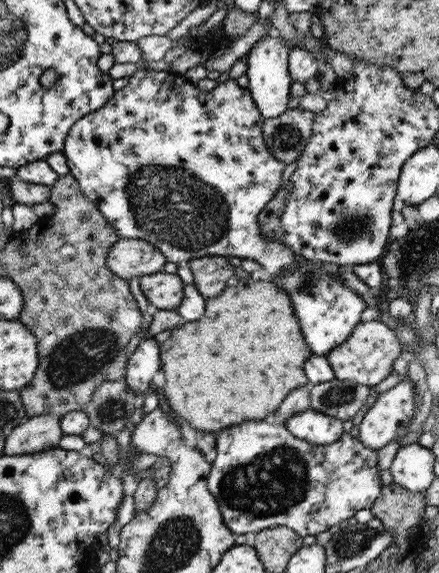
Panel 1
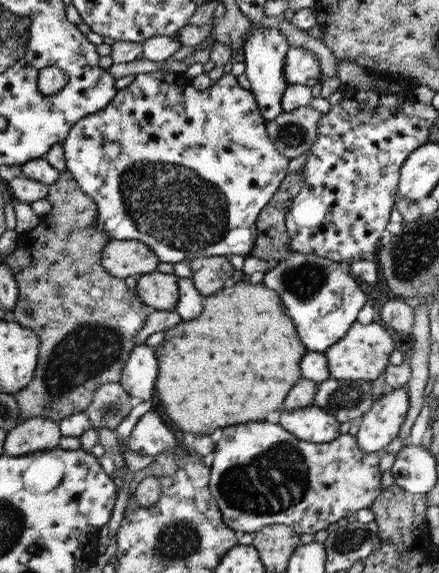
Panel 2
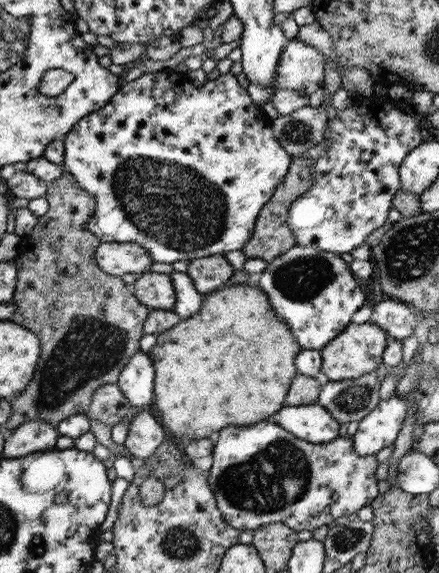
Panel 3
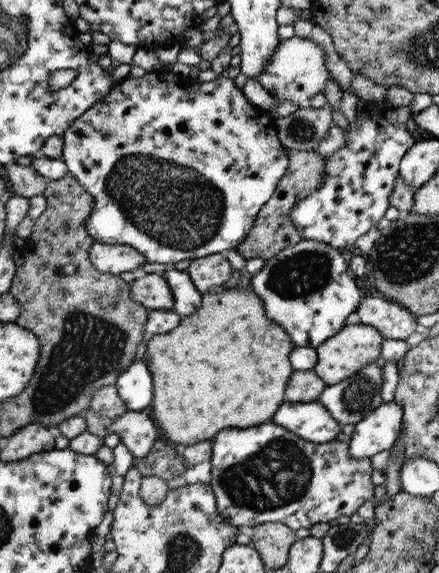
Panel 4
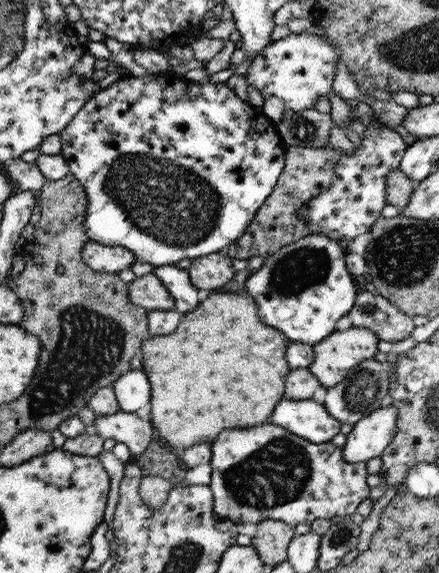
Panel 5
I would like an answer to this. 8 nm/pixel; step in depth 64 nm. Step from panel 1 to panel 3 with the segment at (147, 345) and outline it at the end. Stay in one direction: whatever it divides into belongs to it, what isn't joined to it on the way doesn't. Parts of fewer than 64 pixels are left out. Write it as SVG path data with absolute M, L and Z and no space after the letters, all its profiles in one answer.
M136 351L123 368L123 373L117 381L120 391L131 403L133 408L148 409L154 398L154 363L148 356L148 351Z

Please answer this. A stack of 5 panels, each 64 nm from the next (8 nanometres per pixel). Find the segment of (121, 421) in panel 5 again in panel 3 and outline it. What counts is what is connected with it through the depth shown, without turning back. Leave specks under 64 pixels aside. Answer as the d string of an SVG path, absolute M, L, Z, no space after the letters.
M146 409L139 413L129 425L124 446L138 458L148 459L162 444L173 442L173 438Z

